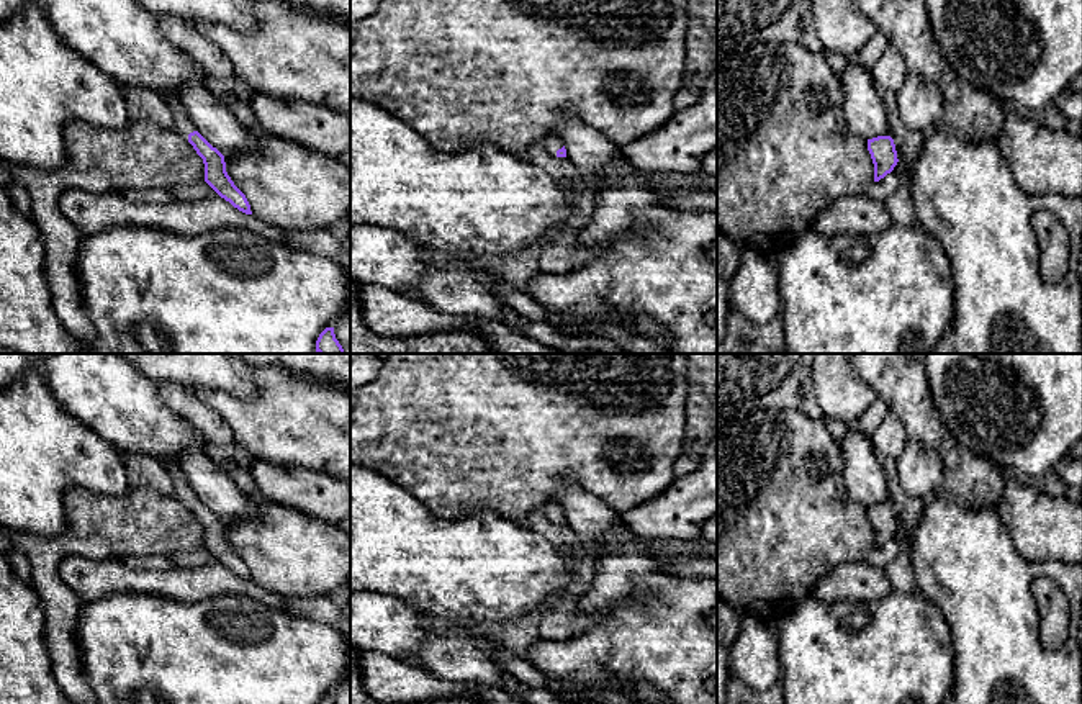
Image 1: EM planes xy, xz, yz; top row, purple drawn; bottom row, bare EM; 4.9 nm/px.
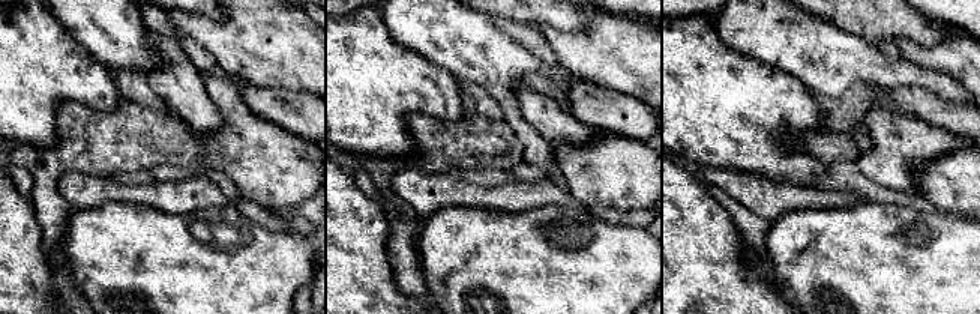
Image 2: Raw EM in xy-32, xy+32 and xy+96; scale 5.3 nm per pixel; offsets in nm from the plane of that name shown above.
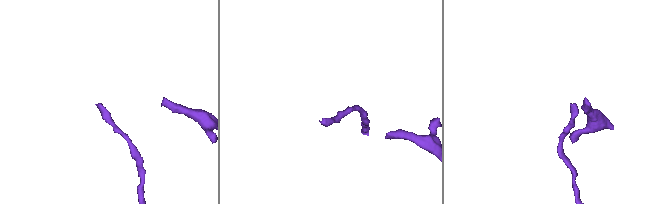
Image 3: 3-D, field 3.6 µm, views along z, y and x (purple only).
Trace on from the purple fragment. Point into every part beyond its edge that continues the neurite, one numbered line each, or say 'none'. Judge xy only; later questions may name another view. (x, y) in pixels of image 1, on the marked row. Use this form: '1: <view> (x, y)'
1: xy (120, 38)

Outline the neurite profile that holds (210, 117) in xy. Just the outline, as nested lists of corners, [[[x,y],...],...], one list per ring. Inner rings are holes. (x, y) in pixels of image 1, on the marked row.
[[[190,83],[178,93],[182,110],[190,116],[196,131],[223,156],[257,146],[237,118],[205,83]]]

